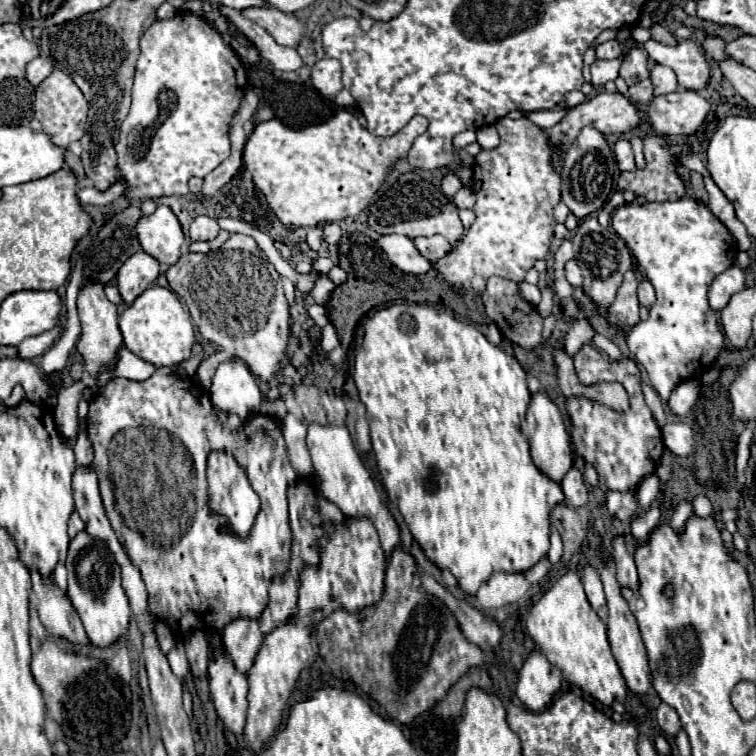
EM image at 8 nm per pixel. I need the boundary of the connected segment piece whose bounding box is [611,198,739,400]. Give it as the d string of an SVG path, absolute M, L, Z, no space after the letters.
M681 198L675 202L647 202L641 206L625 204L615 210L611 226L625 240L635 260L641 262L641 268L645 270L645 276L651 280L657 294L649 318L631 328L631 332L625 334L625 340L633 358L647 370L651 386L659 392L661 400L667 400L679 382L699 378L703 372L707 372L723 350L725 336L719 330L715 310L709 306L707 292L715 276L733 266L739 250L723 222L701 200L695 198Z

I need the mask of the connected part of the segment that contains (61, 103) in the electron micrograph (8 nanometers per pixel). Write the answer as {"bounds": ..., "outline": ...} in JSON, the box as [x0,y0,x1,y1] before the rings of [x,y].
{"bounds":[33,70,89,148],"outline":[[[55,70],[51,76],[47,76],[47,80],[43,80],[35,88],[35,104],[33,104],[35,118],[41,122],[43,132],[47,132],[51,136],[51,140],[55,140],[55,144],[59,144],[63,148],[67,148],[71,142],[83,138],[85,126],[87,126],[87,110],[89,110],[89,104],[87,104],[83,92],[77,88],[77,84],[71,80],[71,76],[61,70]]]}

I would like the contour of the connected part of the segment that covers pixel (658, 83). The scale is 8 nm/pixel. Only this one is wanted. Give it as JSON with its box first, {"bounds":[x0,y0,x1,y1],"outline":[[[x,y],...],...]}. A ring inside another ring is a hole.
{"bounds":[651,64,679,98],"outline":[[[653,64],[653,68],[651,68],[651,82],[653,82],[653,88],[655,88],[655,94],[653,94],[655,98],[679,90],[675,72],[671,68],[667,68],[667,66],[661,66],[661,64]]]}

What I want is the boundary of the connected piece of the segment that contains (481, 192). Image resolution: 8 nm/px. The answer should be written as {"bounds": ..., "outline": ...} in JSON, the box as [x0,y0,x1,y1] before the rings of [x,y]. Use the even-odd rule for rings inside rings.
{"bounds":[435,116,563,290],"outline":[[[527,116],[519,120],[503,118],[495,122],[501,136],[497,148],[481,150],[475,156],[473,188],[477,204],[473,212],[477,220],[463,234],[459,244],[435,268],[453,288],[483,290],[489,276],[501,276],[513,282],[523,282],[533,264],[549,254],[553,228],[557,224],[553,208],[561,200],[561,160],[563,146],[551,144],[545,130],[533,124]],[[557,154],[557,160],[553,156]]]}

